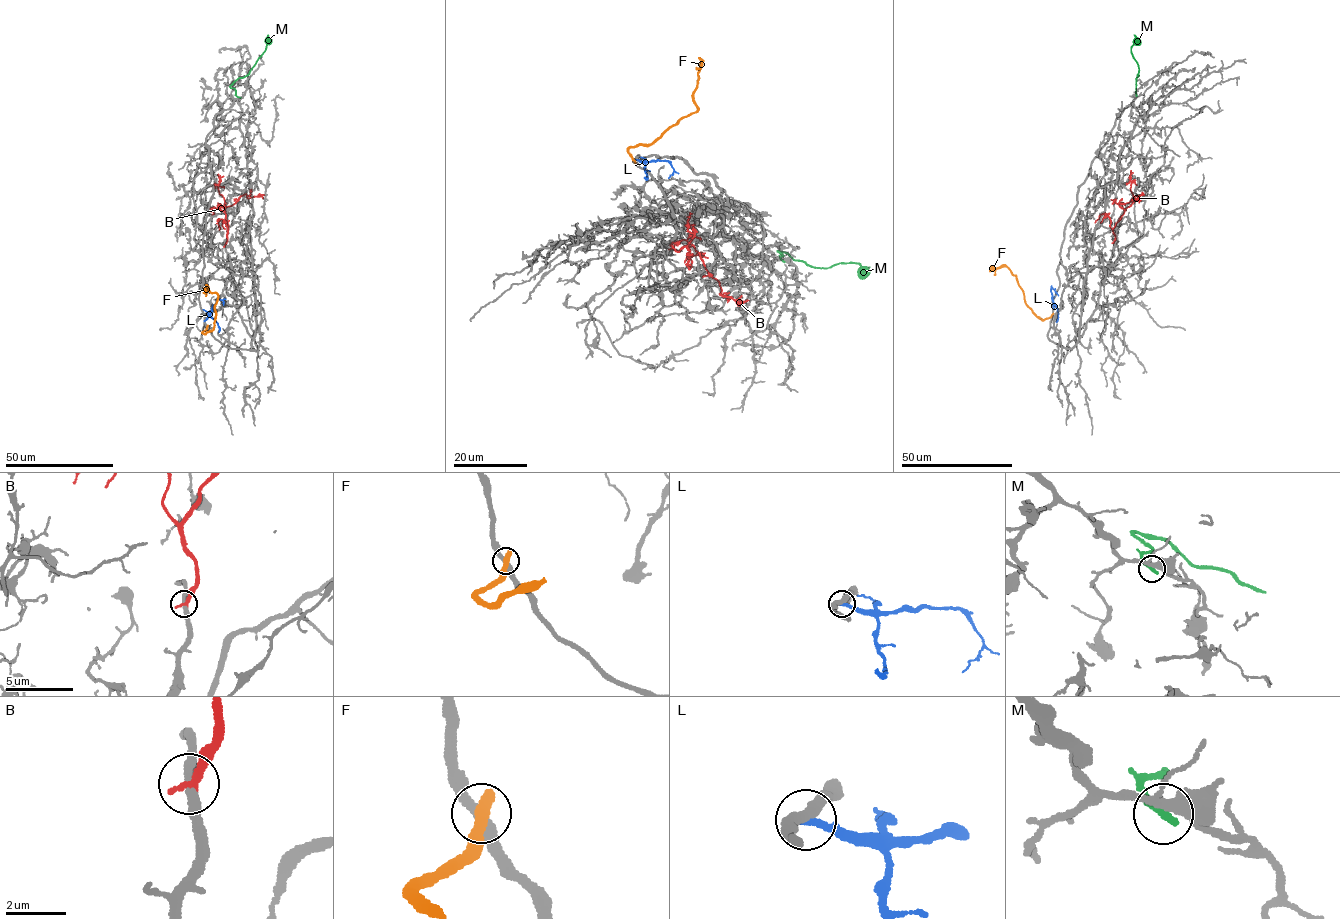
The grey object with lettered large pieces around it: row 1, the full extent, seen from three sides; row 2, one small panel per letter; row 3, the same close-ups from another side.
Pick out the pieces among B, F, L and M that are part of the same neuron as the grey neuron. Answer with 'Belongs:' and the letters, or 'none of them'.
Belongs: B

